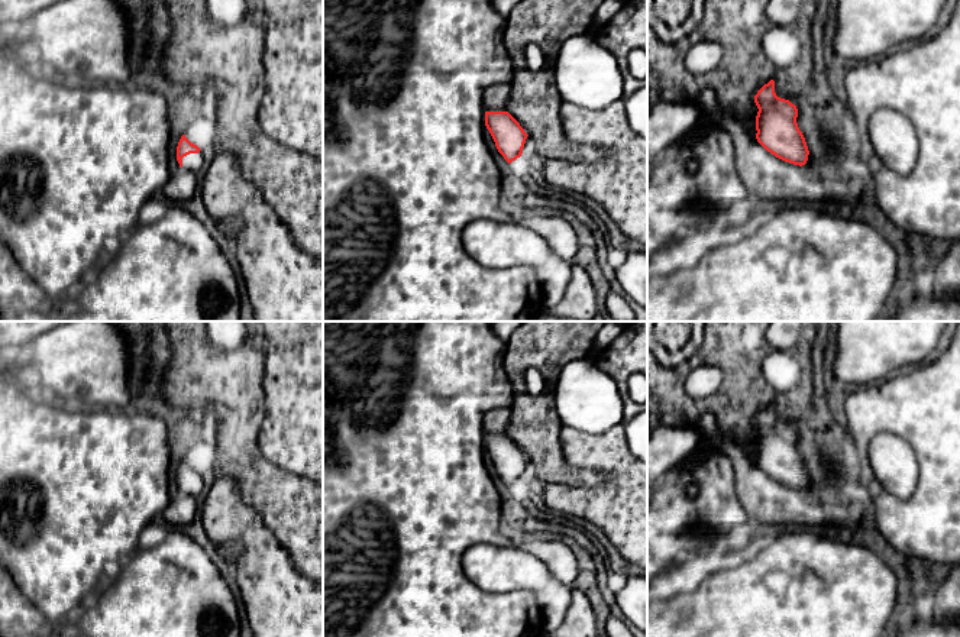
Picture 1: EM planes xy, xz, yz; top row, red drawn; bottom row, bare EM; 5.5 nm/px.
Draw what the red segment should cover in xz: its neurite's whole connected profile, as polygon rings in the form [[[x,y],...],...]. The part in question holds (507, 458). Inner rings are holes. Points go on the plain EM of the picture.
[[[485,436],[485,450],[508,488],[521,481],[529,459],[508,436]]]

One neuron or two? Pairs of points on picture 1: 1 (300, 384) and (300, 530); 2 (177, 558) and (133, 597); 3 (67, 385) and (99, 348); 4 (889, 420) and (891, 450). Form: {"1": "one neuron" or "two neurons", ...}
{"1": "two neurons", "2": "one neuron", "3": "one neuron", "4": "two neurons"}

